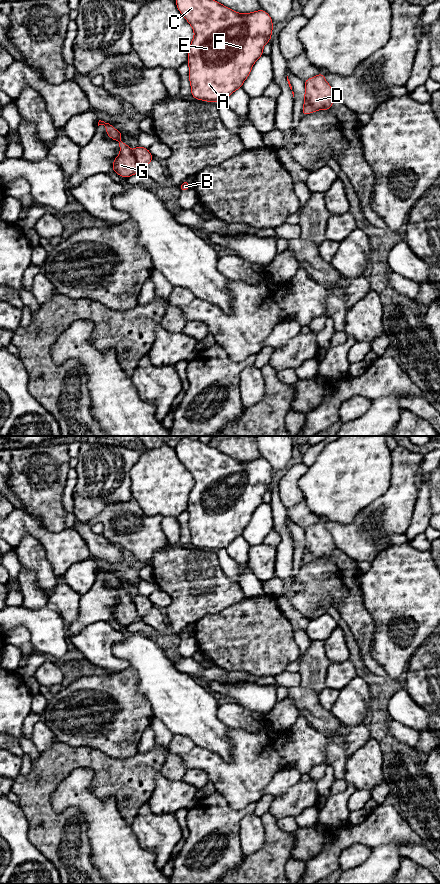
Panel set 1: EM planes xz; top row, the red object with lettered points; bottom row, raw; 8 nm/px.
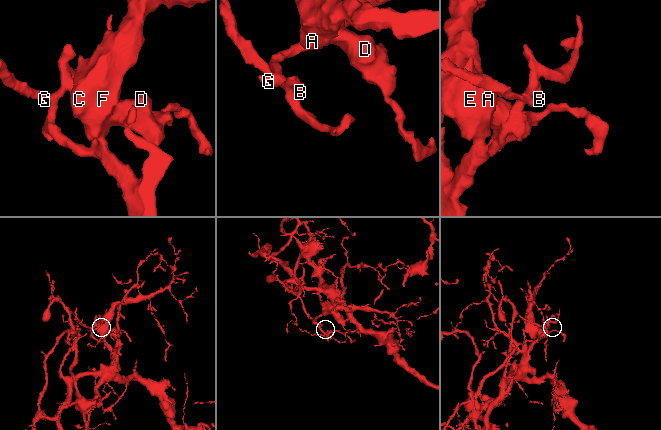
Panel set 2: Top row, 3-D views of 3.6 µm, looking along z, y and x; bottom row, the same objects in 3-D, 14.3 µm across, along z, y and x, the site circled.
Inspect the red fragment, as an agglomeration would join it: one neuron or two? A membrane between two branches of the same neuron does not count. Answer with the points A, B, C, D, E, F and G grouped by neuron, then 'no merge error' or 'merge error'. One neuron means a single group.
groups A B C D E F / G; merge error

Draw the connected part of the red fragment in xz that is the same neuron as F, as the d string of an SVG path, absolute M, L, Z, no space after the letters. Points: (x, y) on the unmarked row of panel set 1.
M188 436L179 440L175 451L194 480L187 507L190 542L196 548L206 550L226 548L234 539L242 536L254 511L263 503L265 492L271 489L273 469L270 463L262 457L238 461Z

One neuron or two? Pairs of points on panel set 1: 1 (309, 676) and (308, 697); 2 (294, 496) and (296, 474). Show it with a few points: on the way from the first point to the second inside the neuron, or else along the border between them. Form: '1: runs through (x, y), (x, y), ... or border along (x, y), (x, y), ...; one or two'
1: border along (300, 685), (312, 688), (318, 693); two
2: runs through (293, 491), (293, 479); one

